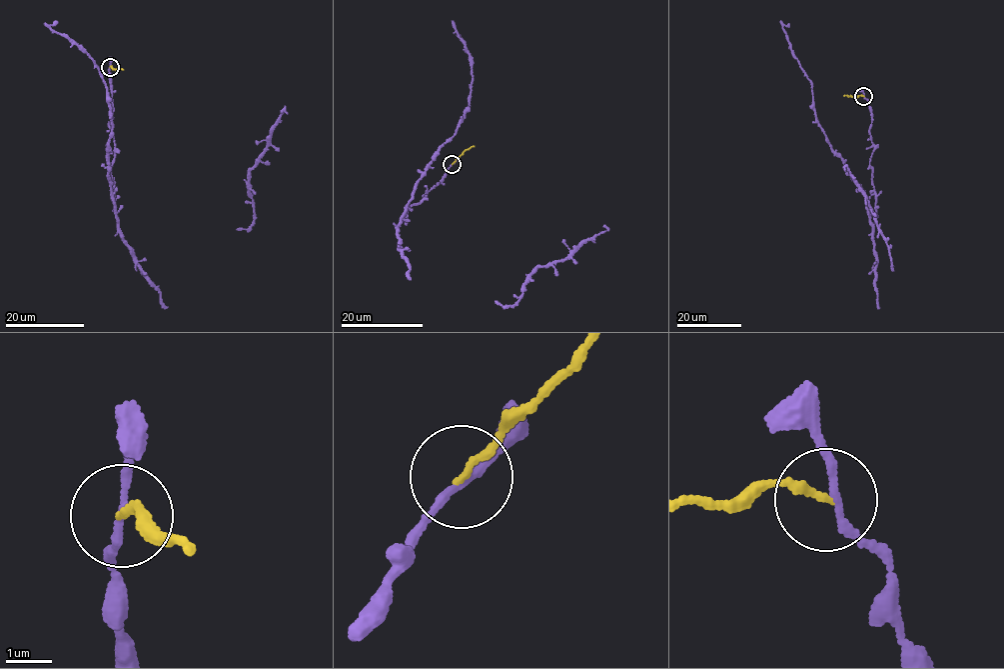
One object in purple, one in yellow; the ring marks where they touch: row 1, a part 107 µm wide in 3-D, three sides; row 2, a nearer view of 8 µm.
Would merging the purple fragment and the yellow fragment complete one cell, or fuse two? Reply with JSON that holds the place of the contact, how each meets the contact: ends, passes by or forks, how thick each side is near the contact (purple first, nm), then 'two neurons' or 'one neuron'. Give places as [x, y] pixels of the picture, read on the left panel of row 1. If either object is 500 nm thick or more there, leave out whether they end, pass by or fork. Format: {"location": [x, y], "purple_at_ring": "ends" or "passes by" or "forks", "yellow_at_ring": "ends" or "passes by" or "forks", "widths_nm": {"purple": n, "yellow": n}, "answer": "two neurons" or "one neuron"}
{"location": [110, 67], "purple_at_ring": "passes by", "yellow_at_ring": "ends", "widths_nm": {"purple": 150, "yellow": 180}, "answer": "two neurons"}

